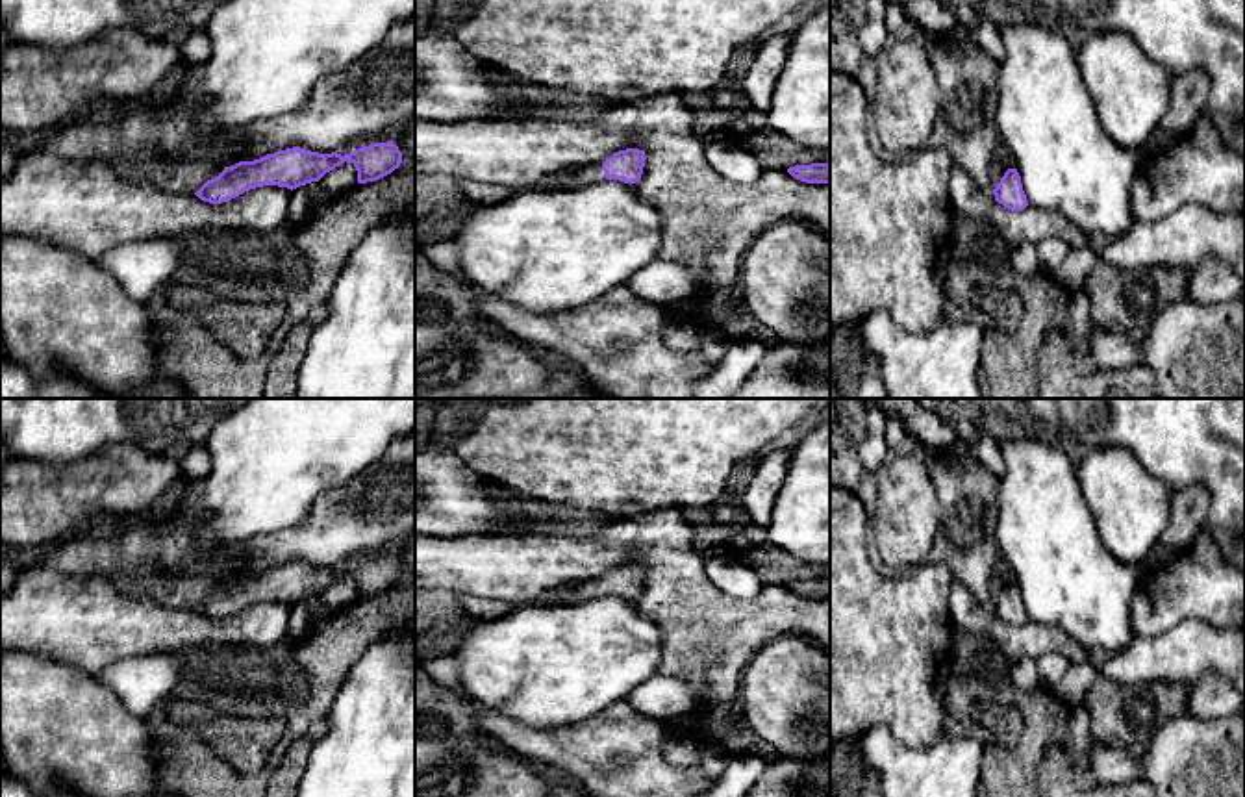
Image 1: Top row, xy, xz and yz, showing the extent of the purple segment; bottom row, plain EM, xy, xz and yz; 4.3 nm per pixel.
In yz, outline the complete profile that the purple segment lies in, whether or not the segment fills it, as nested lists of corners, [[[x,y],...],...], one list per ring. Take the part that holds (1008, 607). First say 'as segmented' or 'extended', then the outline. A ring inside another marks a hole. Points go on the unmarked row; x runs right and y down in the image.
as segmented; [[[1008,584],[997,602],[995,615],[1012,626],[1023,626],[1028,621],[1017,584]]]

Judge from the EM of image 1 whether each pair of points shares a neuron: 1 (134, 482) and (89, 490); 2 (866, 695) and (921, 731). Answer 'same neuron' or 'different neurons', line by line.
1: same neuron
2: same neuron

